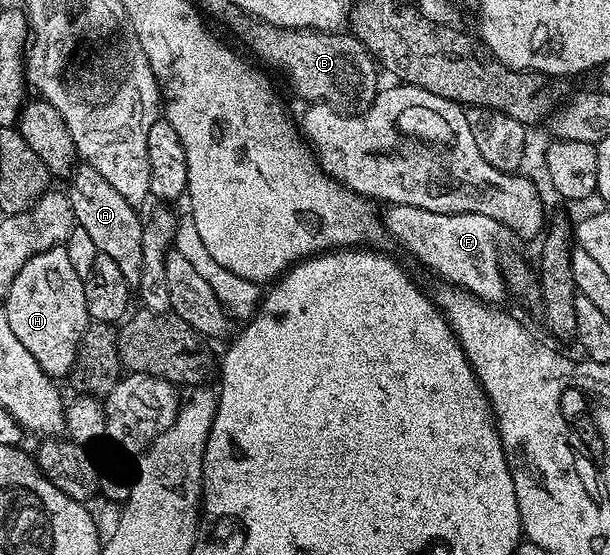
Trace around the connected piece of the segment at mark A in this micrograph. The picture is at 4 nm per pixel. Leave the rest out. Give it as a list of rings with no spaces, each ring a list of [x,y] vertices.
[[[86,163],[78,164],[73,176],[68,178],[67,185],[74,222],[81,225],[87,235],[91,235],[100,252],[111,255],[111,259],[119,263],[119,271],[123,271],[130,283],[137,282],[143,267],[143,221],[140,216],[137,218],[138,210],[107,183],[103,175]]]

